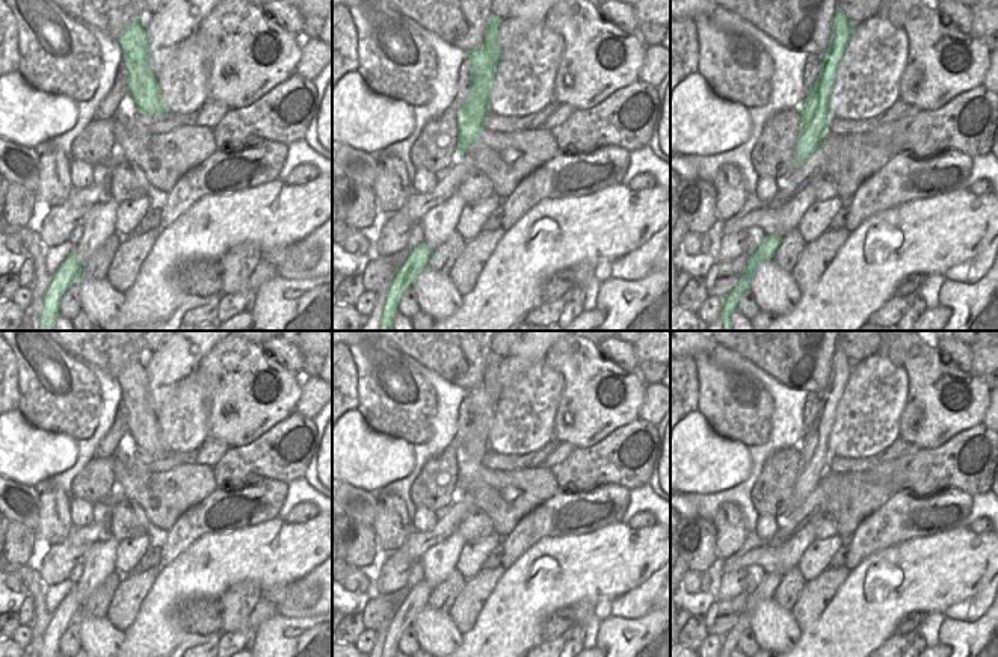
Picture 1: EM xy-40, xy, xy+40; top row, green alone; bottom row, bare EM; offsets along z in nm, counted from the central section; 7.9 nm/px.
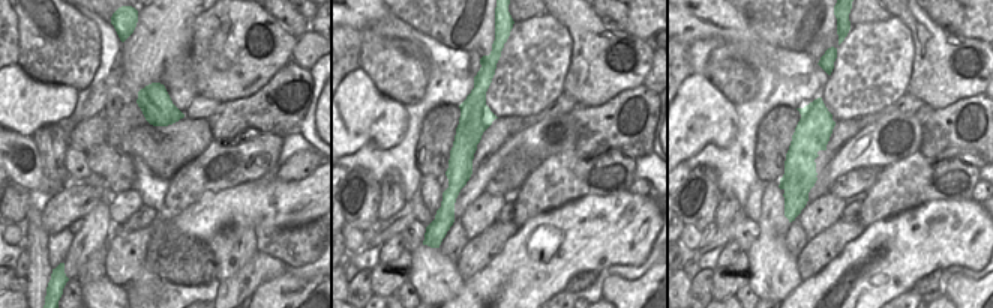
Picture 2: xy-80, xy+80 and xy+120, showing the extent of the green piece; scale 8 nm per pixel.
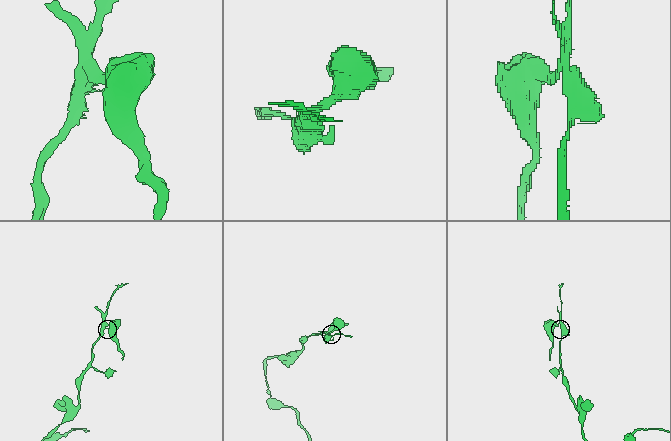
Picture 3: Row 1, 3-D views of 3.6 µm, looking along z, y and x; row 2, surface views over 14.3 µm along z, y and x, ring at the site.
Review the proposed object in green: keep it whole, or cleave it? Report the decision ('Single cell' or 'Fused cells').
Fused cells.

